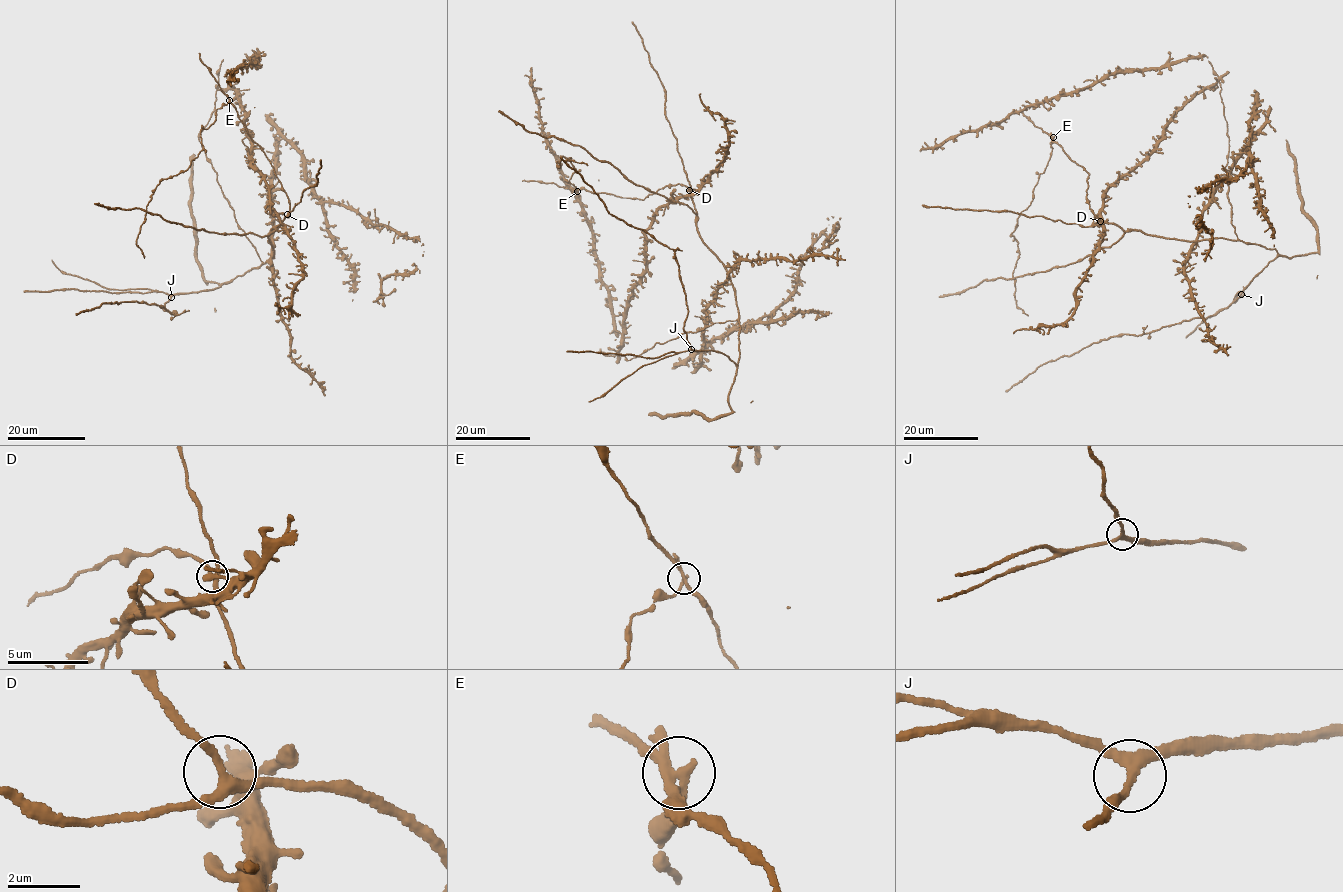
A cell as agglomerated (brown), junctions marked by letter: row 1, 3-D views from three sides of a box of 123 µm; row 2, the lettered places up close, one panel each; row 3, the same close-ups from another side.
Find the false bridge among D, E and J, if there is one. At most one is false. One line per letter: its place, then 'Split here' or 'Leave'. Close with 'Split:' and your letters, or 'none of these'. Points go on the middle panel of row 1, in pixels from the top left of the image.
D: Place: (689, 190). Leave
E: Place: (577, 191). Split here
J: Place: (691, 349). Leave
Split: E

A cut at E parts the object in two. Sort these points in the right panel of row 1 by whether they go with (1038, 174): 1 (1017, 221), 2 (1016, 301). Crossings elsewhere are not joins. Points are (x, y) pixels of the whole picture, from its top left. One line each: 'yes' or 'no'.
1: yes
2: yes

